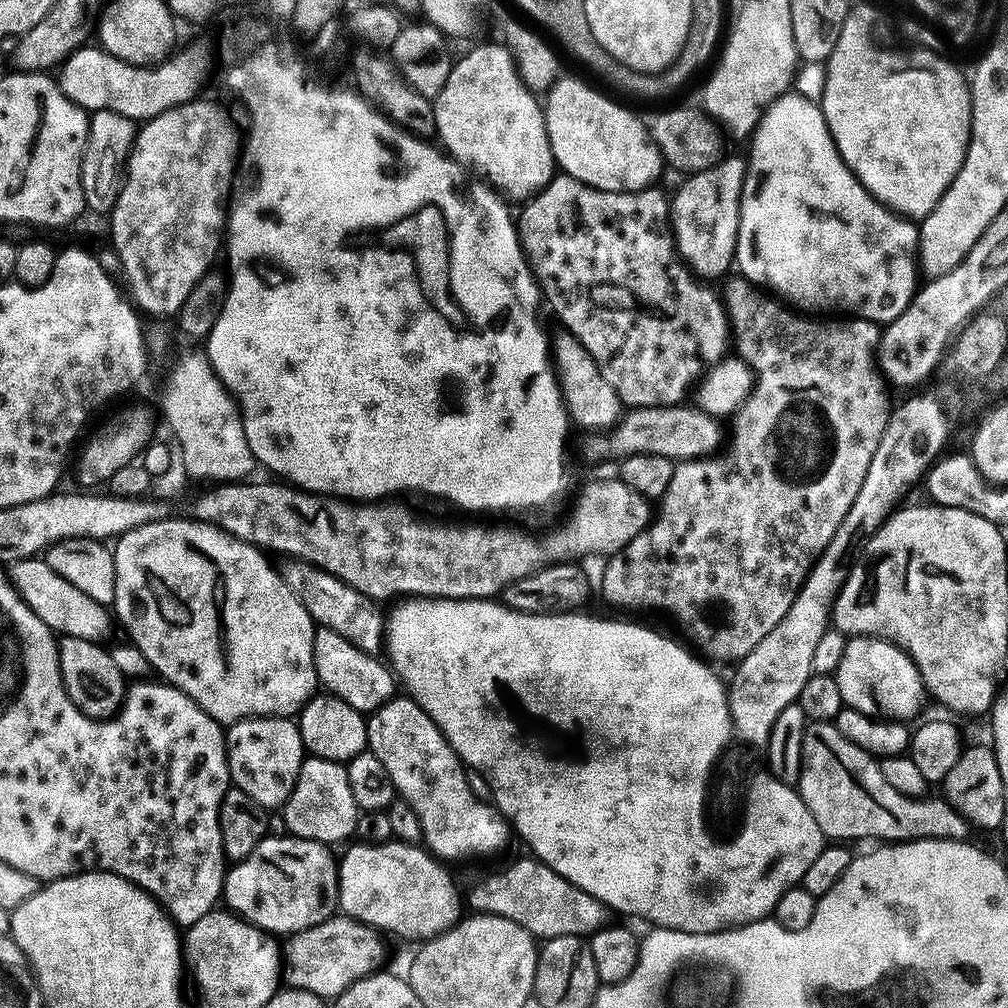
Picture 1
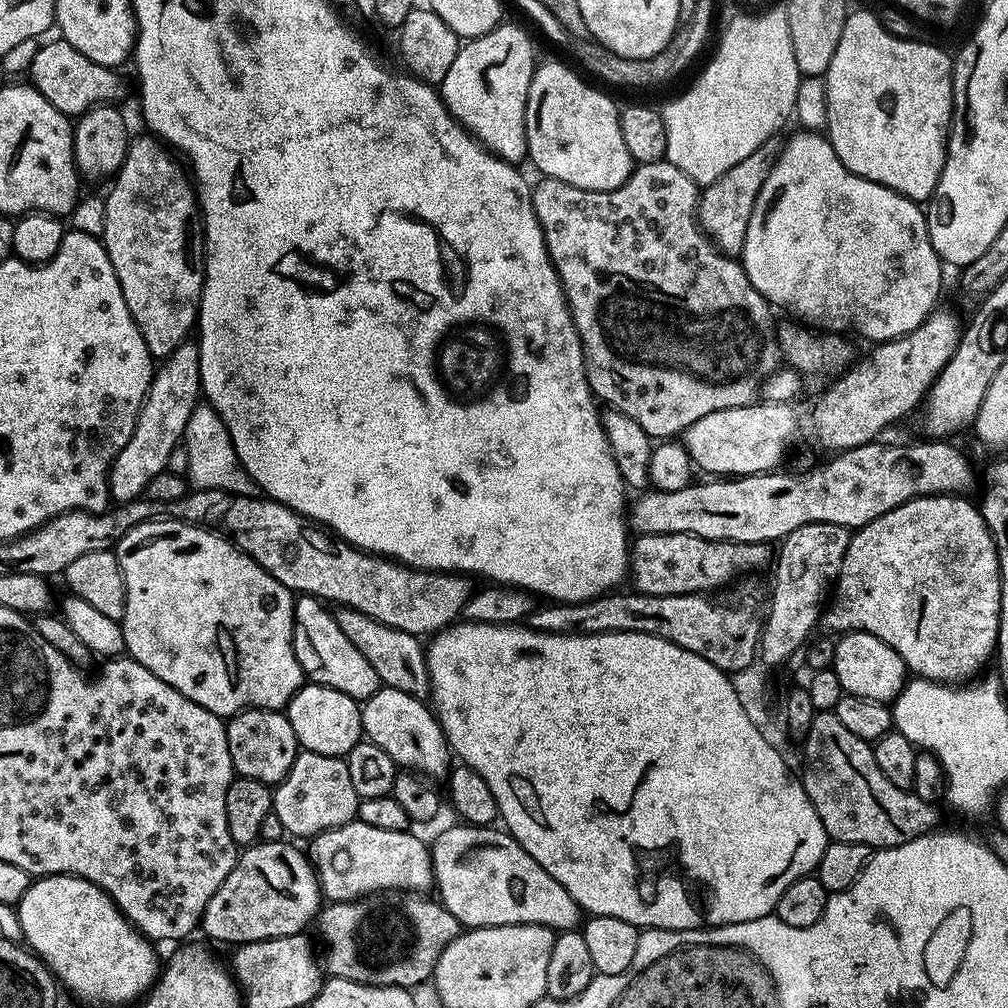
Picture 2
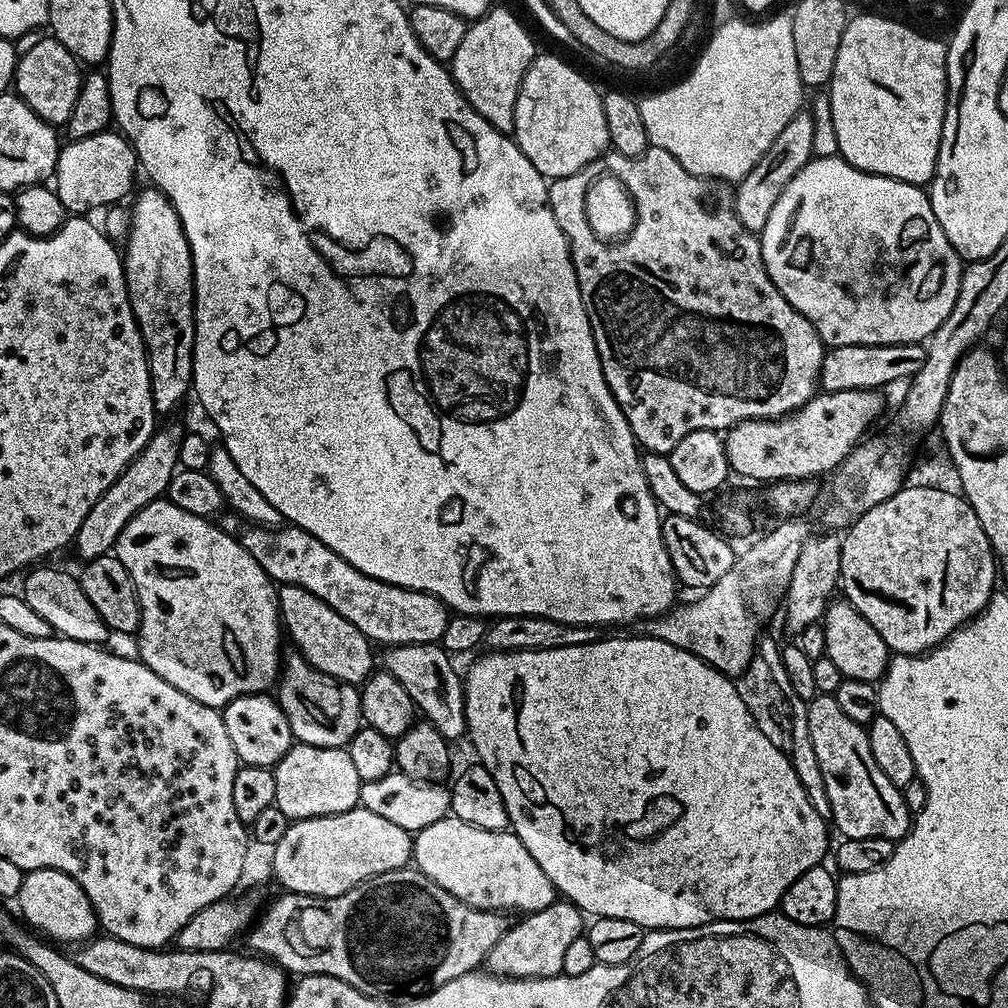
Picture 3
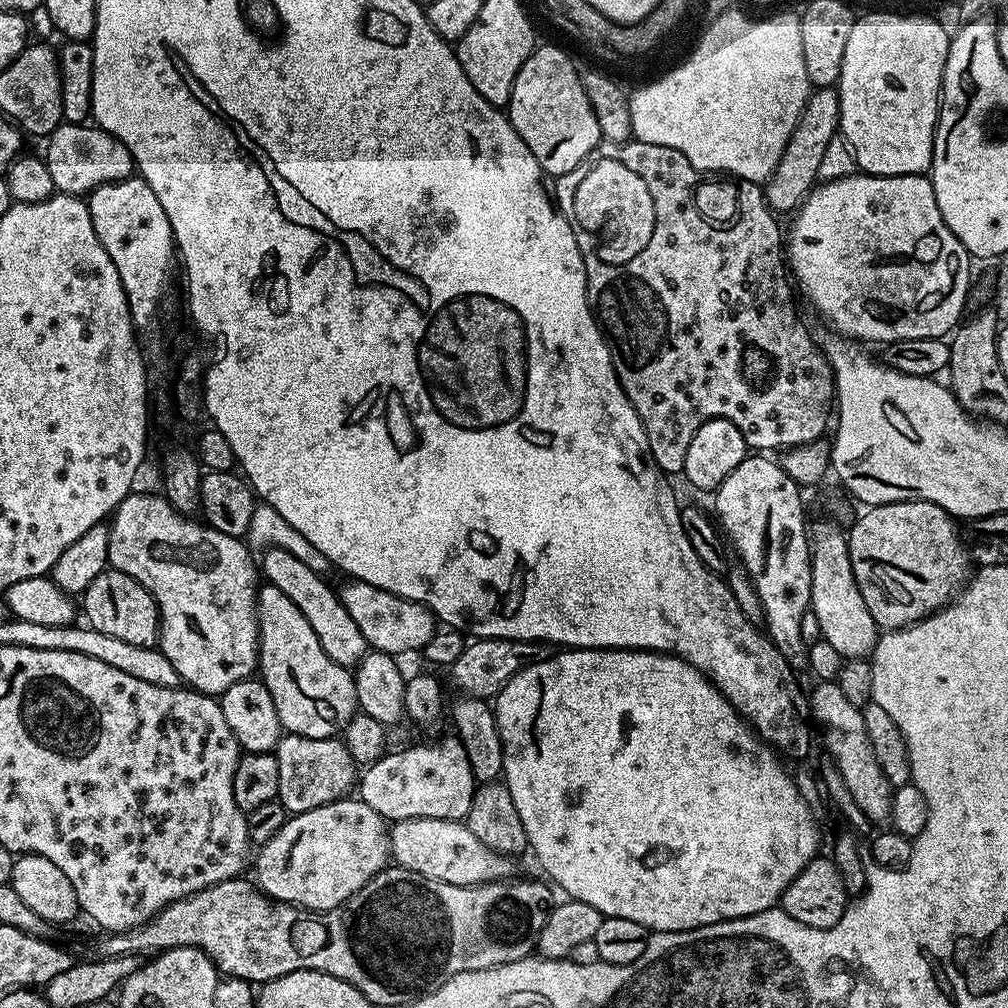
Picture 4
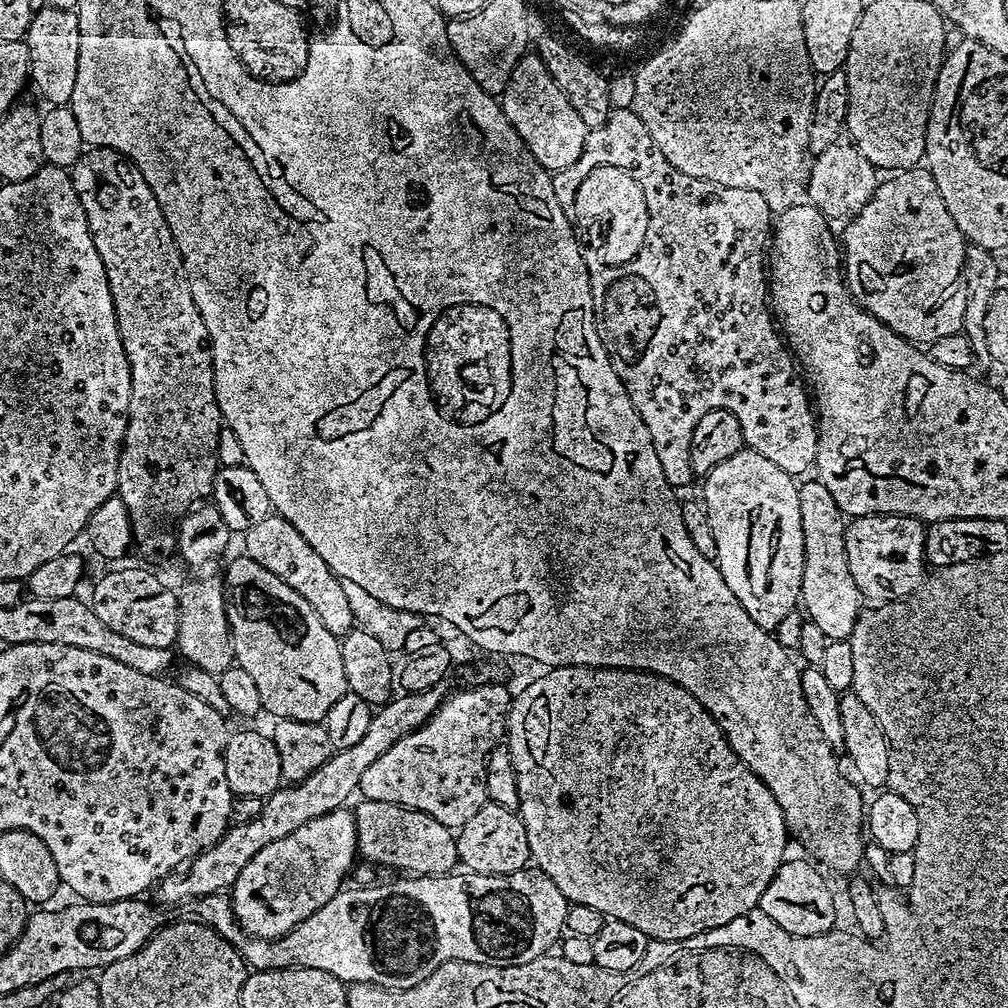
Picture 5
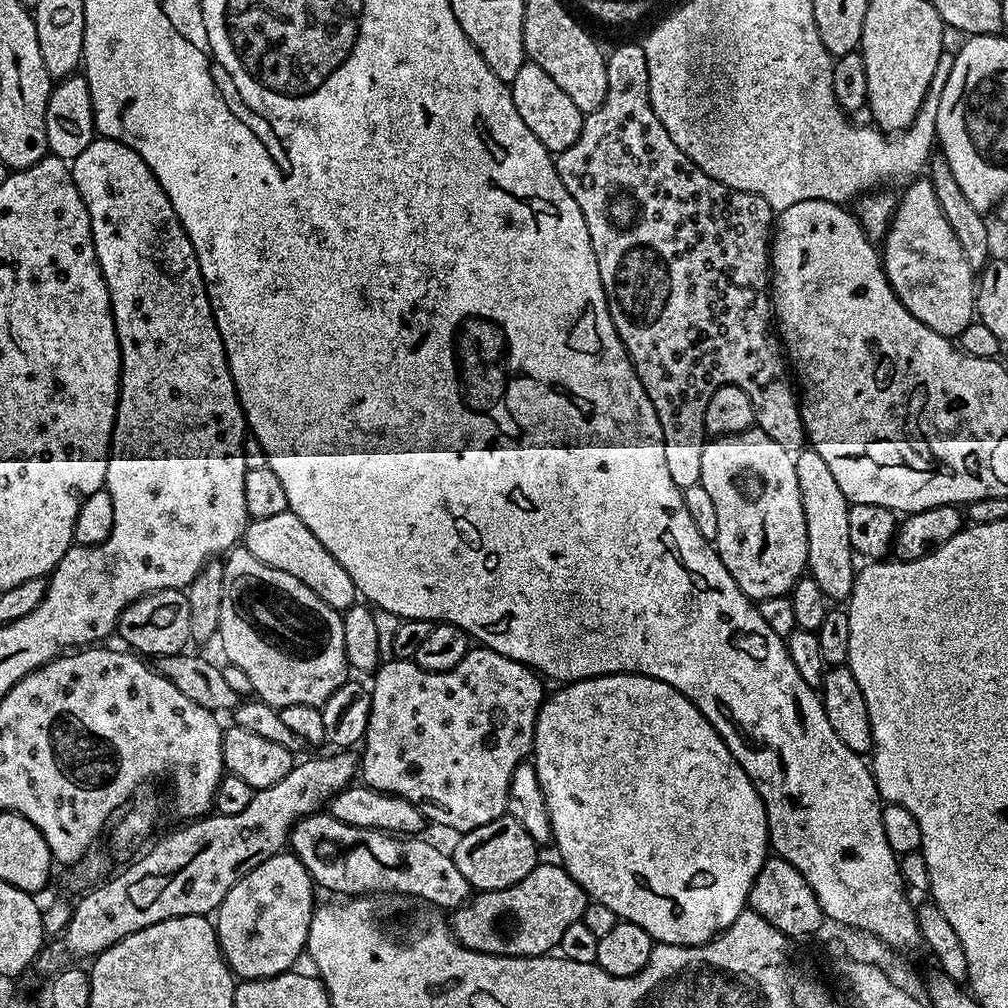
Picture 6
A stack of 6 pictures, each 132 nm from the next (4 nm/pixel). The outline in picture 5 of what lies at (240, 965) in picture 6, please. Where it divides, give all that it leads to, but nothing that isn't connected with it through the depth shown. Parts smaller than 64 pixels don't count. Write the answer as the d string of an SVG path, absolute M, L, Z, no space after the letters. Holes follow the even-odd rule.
M347 807L298 826L294 834L262 846L246 862L242 874L238 874L230 889L236 921L249 936L277 940L342 891L346 884L344 875L353 871L355 860L358 860L356 817Z

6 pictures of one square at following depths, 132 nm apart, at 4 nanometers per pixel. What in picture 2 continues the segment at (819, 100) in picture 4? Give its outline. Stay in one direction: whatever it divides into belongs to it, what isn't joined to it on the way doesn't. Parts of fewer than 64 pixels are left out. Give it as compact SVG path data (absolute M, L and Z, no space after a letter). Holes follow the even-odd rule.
M776 138L762 142L762 146L758 146L758 150L750 154L750 158L742 158L738 166L726 170L722 178L707 185L700 193L698 223L704 235L727 256L736 258L743 253L746 230L750 226L750 218L756 205L756 195L760 193L762 182L770 174L772 167L776 165L781 147L781 141Z

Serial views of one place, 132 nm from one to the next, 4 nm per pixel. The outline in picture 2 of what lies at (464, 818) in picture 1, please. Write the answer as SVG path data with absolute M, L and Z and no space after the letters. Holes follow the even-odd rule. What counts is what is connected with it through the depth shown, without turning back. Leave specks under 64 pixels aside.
M382 686L369 700L363 701L360 709L363 735L382 746L401 769L419 772L429 778L444 778L450 771L448 740L440 729L435 711L424 703L421 697Z

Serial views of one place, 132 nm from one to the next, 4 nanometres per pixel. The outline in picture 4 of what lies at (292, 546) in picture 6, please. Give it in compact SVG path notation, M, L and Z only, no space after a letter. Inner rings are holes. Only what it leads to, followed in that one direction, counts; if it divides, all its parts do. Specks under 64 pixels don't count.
M270 548L263 556L263 579L278 586L278 590L282 590L282 594L286 594L286 598L290 598L290 602L294 602L298 610L302 610L306 622L310 622L310 627L314 629L314 634L318 634L322 650L326 650L326 654L330 654L334 662L349 670L355 669L365 652L369 651L369 647L366 638L362 638L362 630L358 630L358 625L354 623L354 618L346 614L346 606L342 606L337 589L331 588L324 576L310 570L310 566L304 565L298 558L294 558L294 554L288 554L286 550Z

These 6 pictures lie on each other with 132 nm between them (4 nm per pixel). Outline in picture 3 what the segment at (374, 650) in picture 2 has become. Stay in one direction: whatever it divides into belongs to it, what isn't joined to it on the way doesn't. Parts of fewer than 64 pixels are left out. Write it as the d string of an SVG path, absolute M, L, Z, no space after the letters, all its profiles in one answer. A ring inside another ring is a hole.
M439 643L435 644L393 644L387 649L384 656L383 671L389 672L410 694L413 705L422 711L423 719L428 720L442 734L445 740L455 742L459 736L465 735L468 723L464 714L464 688L462 685L461 673L456 673L456 668L452 665L453 657L445 652Z

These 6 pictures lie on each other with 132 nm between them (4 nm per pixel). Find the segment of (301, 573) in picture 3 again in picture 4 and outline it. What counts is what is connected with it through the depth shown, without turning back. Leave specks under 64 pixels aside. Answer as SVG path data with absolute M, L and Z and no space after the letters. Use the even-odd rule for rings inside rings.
M349 579L344 583L348 584L338 588L340 601L346 606L346 614L354 618L358 630L362 630L362 638L366 638L369 649L399 657L400 652L412 652L415 648L416 651L422 650L435 634L438 621L425 604L390 594L361 580Z

